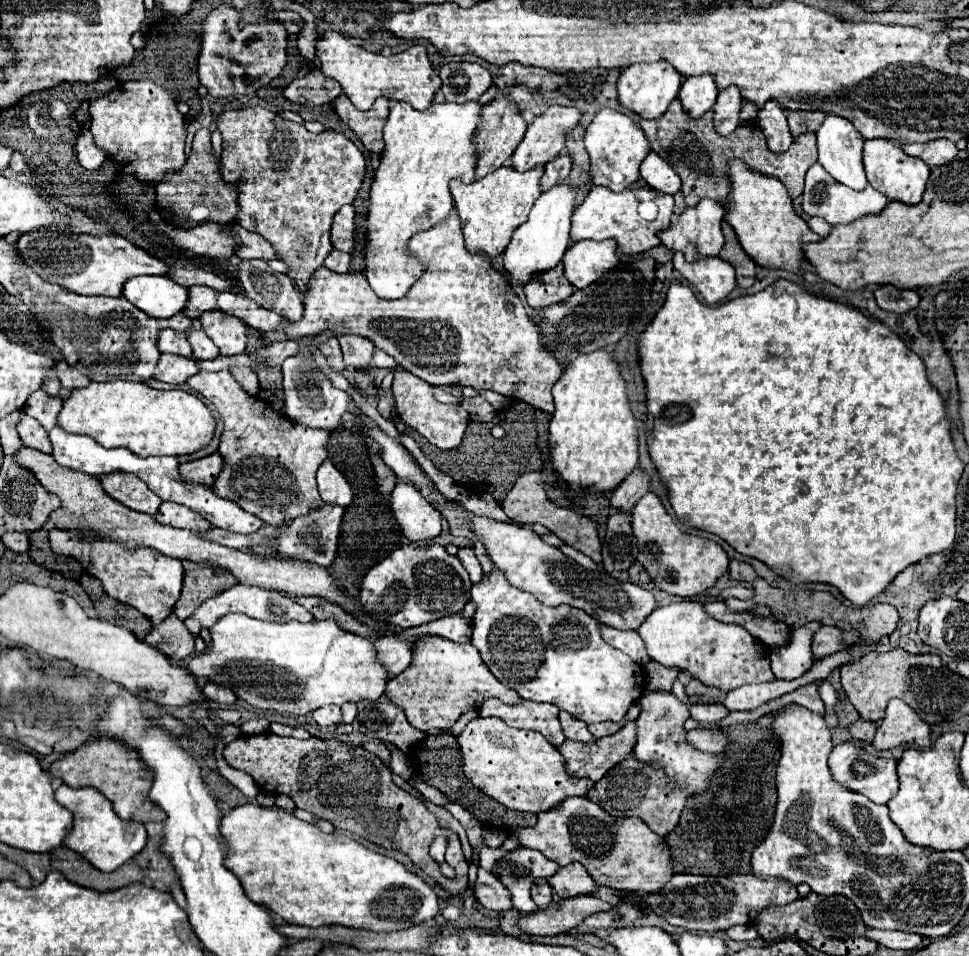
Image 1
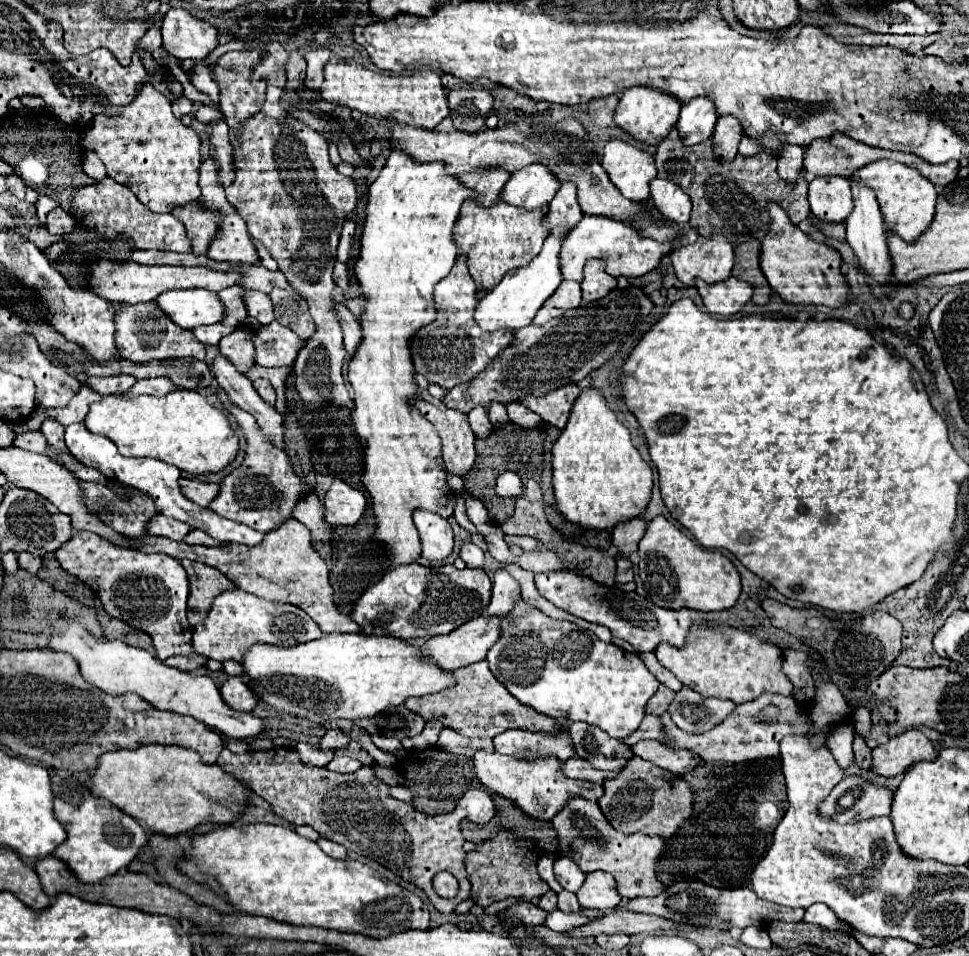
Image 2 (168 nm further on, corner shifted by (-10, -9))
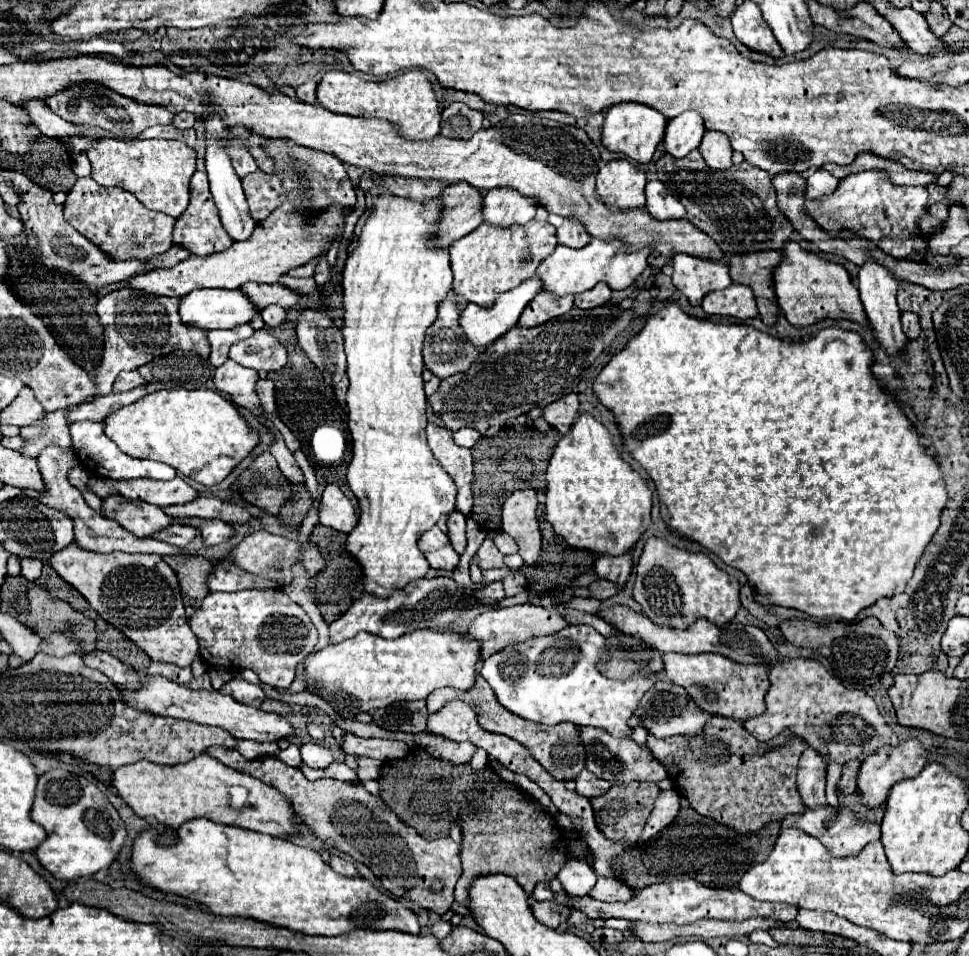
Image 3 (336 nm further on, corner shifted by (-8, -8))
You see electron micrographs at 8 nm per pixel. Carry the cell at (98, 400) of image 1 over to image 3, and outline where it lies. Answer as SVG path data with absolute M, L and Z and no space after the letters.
M210 389L154 391L106 415L102 425L104 433L126 455L168 463L202 485L220 483L258 443L258 435L248 427L234 403Z

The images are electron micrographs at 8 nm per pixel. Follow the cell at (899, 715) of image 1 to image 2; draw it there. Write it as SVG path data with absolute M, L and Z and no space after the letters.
M916 728L906 730L872 750L872 770L880 776L894 778L900 772L906 772L916 762L932 762L936 750L932 742Z

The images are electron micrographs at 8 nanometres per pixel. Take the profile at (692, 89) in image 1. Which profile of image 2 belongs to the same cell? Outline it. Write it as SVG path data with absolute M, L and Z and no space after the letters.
M694 98L686 104L682 104L676 128L678 128L678 134L682 136L684 144L698 144L712 136L716 120L718 118L716 118L712 100Z

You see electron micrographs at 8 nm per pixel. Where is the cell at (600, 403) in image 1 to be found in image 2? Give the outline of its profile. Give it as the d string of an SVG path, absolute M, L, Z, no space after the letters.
M584 388L570 420L552 448L552 486L556 510L584 530L612 532L622 520L642 516L652 494L652 468L630 442L630 432L608 408L602 394Z

